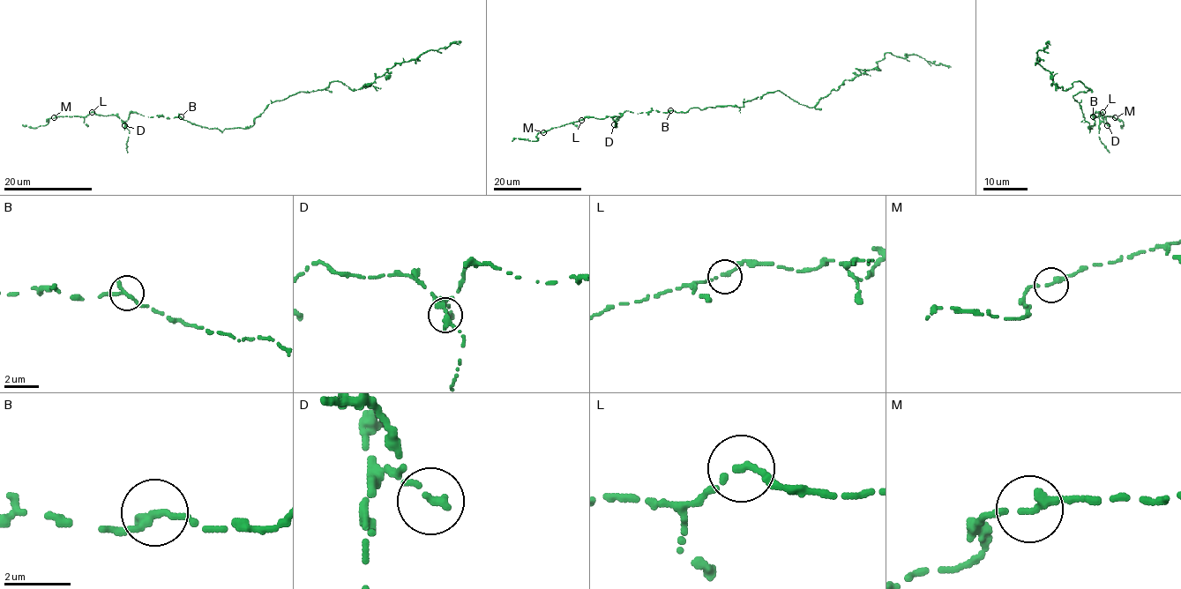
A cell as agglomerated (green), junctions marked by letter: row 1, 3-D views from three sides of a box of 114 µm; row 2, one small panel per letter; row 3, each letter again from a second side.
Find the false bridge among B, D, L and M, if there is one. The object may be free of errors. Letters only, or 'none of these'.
none of these

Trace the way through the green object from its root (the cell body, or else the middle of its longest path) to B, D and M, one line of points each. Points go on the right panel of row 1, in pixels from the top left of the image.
B: (1089, 126), (1089, 130), (1095, 124), (1093, 116)
D: (1089, 126), (1089, 130), (1095, 124), (1094, 112), (1101, 114), (1107, 125)
M: (1089, 126), (1089, 130), (1095, 124), (1094, 112), (1102, 115), (1101, 121), (1102, 112), (1115, 117)

